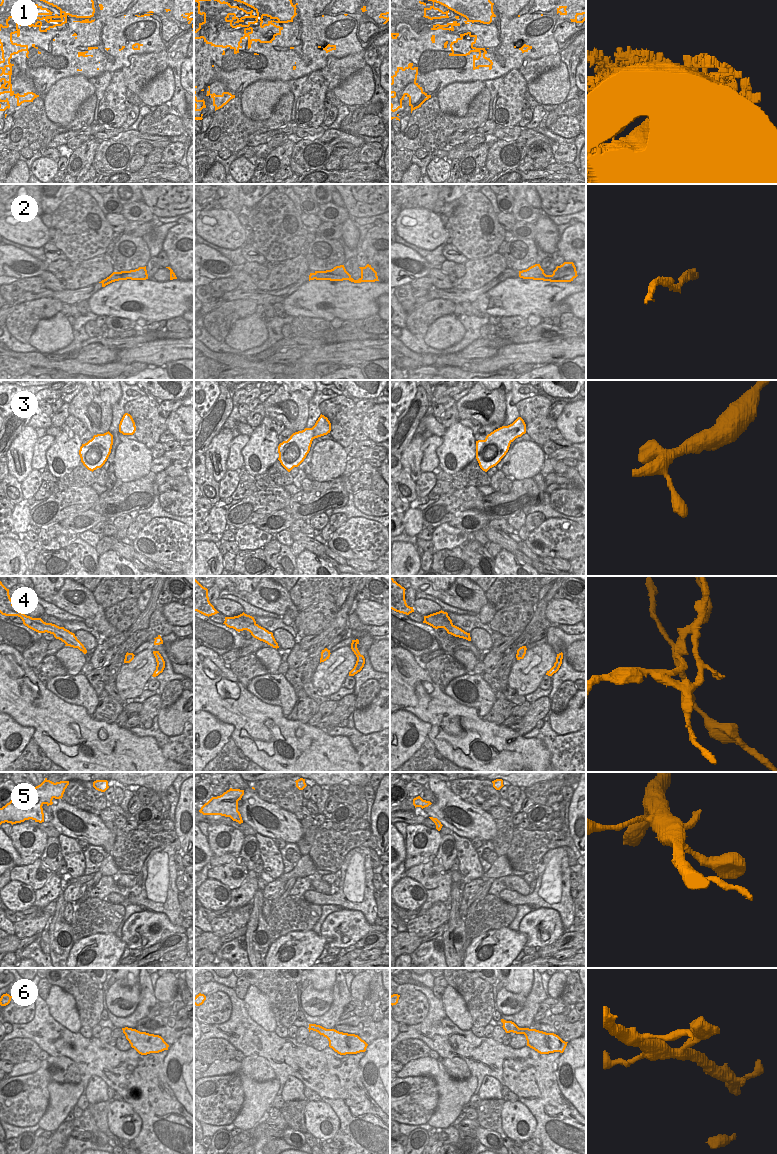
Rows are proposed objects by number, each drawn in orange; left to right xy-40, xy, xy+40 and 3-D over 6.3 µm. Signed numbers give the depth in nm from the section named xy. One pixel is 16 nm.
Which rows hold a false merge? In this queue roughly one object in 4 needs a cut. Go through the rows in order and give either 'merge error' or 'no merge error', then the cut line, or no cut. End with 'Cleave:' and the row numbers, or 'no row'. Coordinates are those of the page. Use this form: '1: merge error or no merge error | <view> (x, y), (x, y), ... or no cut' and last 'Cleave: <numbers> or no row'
1: no merge error | no cut
2: no merge error | no cut
3: no merge error | no cut
4: merge error | xy (228, 617), (236, 617), (255, 624)
5: no merge error | no cut
6: no merge error | no cut
Cleave: 4

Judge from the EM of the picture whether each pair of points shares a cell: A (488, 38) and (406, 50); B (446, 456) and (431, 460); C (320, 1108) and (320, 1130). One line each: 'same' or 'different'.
A: same
B: different
C: same

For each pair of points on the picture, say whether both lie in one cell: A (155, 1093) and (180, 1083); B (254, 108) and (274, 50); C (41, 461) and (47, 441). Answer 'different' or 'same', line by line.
A: different
B: different
C: same

